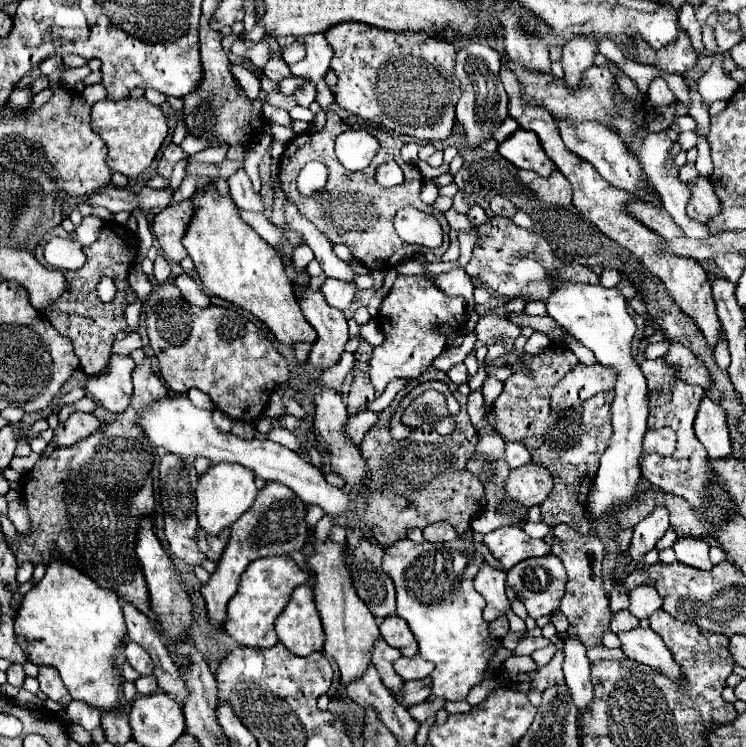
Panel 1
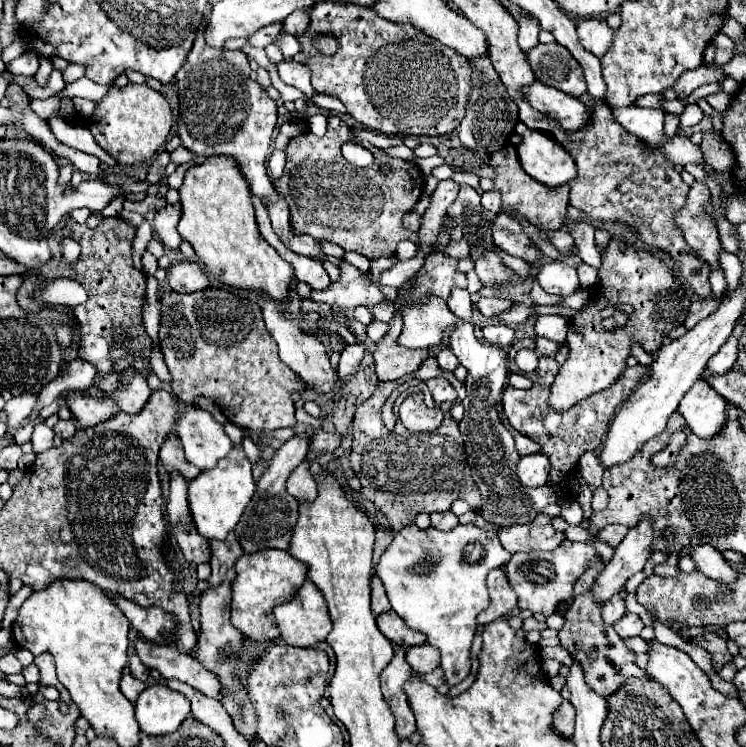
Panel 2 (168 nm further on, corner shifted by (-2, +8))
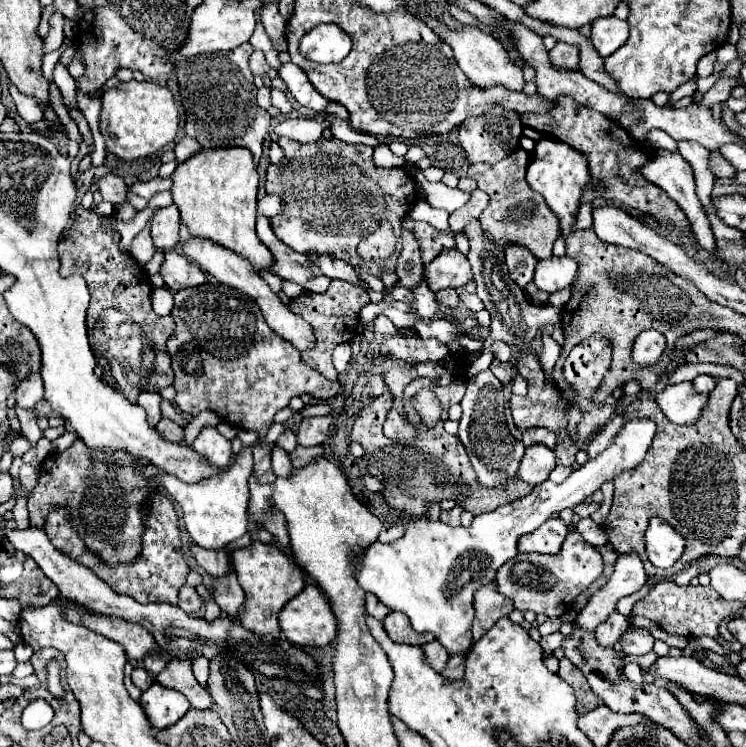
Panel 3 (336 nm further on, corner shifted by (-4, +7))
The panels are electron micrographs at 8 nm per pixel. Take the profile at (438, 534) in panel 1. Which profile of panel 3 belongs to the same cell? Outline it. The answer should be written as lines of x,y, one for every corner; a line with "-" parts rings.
456,505
456,507
452,507
450,511
442,511
442,515
440,515
440,521
444,521
444,523
448,523
448,525
452,525
452,527
458,527
460,525
460,515
462,515
462,507
460,505

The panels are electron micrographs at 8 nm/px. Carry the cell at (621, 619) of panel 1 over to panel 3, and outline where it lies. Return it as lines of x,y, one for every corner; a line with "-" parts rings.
638,629
638,631
622,635
622,651
628,657
646,655
652,651
652,647
654,647
654,637
648,631

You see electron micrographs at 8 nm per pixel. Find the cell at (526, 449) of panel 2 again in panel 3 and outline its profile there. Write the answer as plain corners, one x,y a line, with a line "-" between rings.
532,427
532,429
528,429
528,431
522,435
522,443
524,443
526,447
530,447
530,445
534,445
534,443
542,443
542,445
554,449
554,447
556,447
556,433
552,433
552,431
546,429
546,427

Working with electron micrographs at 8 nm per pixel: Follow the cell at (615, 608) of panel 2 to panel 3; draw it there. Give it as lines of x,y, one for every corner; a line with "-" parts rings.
612,613
612,617
608,617
608,621
606,621
604,625
598,625
598,629
594,631
598,645
602,645
602,647
612,647
612,645
618,641
618,637
626,631
628,625
630,625
630,623
628,623
628,619
626,619
624,615

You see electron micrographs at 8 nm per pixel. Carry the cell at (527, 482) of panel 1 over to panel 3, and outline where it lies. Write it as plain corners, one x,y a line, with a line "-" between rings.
530,445
526,447
526,453
520,461
518,477
524,479
528,485
536,487
548,479
554,467
556,467
556,455
552,449
544,445

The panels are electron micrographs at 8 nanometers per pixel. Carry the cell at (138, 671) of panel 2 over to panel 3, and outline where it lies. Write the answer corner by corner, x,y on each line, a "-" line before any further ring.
136,667
136,669
132,671
132,681
134,681
134,685
136,685
138,689
146,691
146,689
154,683
154,677
152,677
144,667

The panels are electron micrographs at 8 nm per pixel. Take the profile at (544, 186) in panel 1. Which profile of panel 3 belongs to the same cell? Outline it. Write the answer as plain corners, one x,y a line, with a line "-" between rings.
518,147
512,151
504,161
498,161
494,165
480,163
468,167
468,177
478,183
478,189
486,191
490,197
488,207
480,215
482,233
498,243
498,245
522,245
526,247
536,259
546,259
552,255
552,243
560,237
560,223
556,221
554,213
550,213
548,205
544,205
544,199
540,193
532,191
526,183
526,169
532,155

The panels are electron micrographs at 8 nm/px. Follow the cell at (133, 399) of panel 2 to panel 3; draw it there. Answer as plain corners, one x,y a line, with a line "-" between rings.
140,393
140,397
138,397
138,405
146,409
146,413
148,413
148,423
150,423
152,427
156,427
158,421
162,419
160,401
162,401
160,393

